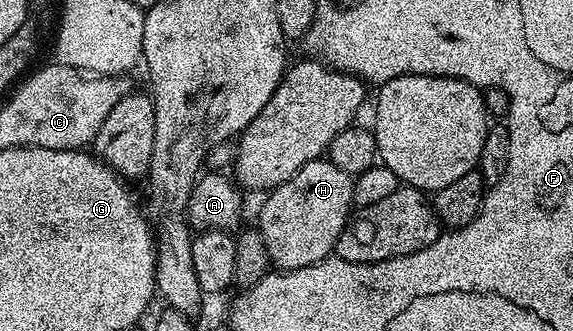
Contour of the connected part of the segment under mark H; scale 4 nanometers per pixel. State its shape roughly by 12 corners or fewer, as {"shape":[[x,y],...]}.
{"shape":[[321,157],[275,186],[256,229],[282,272],[334,254],[354,178]]}

